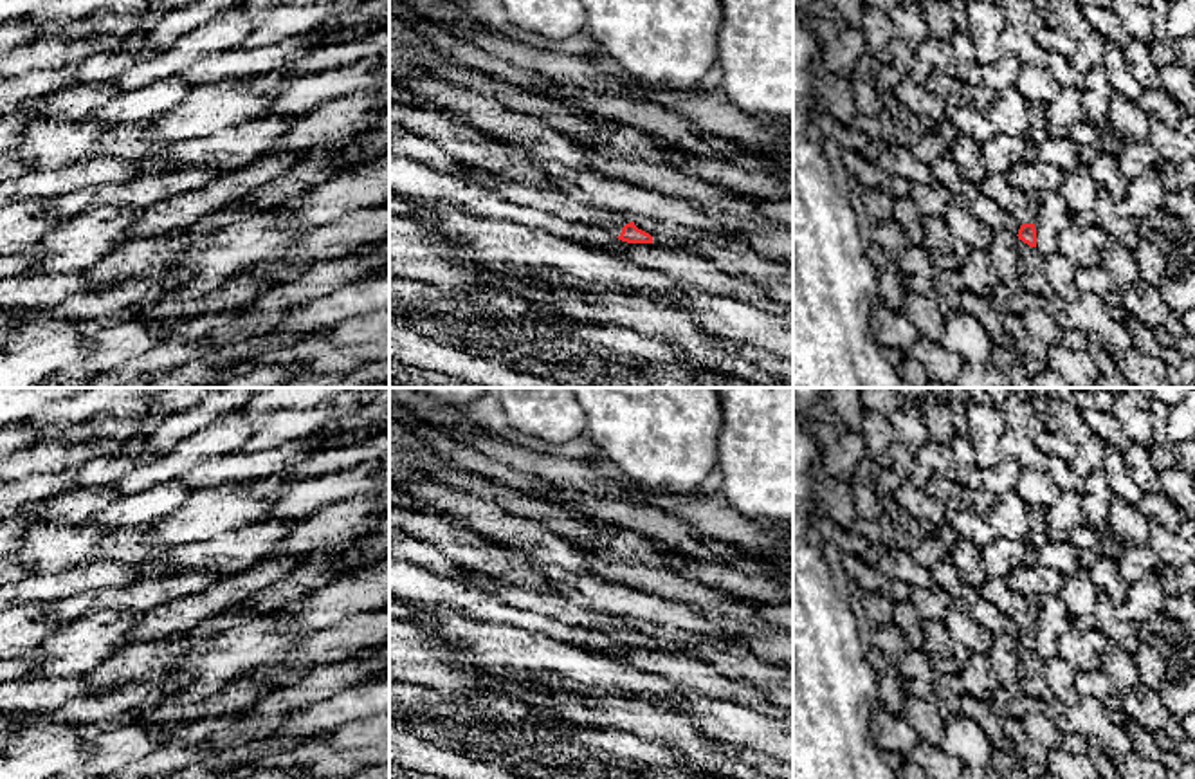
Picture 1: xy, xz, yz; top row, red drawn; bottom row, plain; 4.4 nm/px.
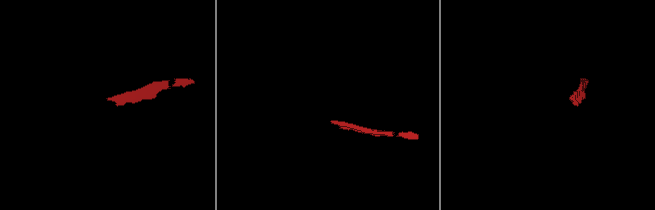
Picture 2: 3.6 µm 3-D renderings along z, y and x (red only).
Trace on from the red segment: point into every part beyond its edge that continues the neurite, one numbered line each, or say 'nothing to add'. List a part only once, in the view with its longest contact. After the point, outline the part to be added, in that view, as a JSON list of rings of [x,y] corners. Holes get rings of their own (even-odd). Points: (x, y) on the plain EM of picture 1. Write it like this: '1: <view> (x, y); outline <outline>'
1: xz (559, 608); outline [[[481,575],[478,590],[494,595],[497,600],[515,609],[532,611],[568,626],[602,631],[615,640],[620,640],[625,628],[634,626],[634,622],[627,620],[625,617],[593,611],[571,602],[562,595],[541,595],[501,582],[488,575]]]

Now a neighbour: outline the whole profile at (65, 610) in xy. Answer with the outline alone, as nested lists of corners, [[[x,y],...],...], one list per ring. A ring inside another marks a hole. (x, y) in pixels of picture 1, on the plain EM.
[[[193,570],[155,579],[139,579],[123,588],[92,590],[76,597],[49,602],[49,617],[68,622],[112,609],[144,615],[173,599],[207,590],[222,575],[227,573]]]

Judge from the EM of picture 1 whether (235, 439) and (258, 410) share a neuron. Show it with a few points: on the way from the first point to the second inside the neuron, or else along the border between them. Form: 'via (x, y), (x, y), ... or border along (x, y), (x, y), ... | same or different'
border along (228, 417), (253, 426), (253, 435), (237, 451) | different

